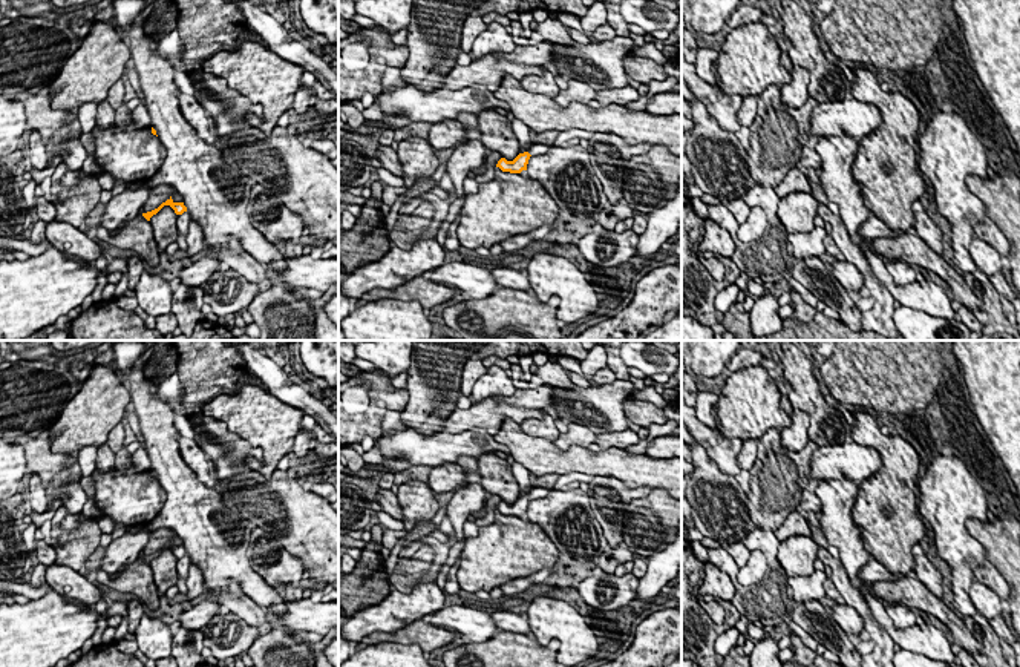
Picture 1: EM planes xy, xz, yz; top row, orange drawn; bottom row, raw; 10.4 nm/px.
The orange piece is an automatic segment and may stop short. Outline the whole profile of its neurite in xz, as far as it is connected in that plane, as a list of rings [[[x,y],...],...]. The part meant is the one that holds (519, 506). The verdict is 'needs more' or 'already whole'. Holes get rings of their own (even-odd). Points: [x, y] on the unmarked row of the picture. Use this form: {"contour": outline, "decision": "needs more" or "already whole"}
{"contour": [[[571,472],[565,475],[559,475],[557,481],[553,488],[533,488],[527,495],[519,497],[513,504],[507,504],[505,501],[501,501],[496,508],[502,515],[510,517],[521,517],[522,514],[527,514],[528,503],[536,498],[544,498],[548,495],[551,489],[556,491],[565,491],[568,483],[579,481],[579,483],[590,483],[591,475],[580,474],[580,472]]], "decision": "needs more"}

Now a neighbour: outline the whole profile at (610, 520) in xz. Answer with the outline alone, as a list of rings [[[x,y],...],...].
[[[593,475],[588,483],[588,495],[596,520],[611,549],[623,543],[622,518],[626,506],[636,498],[645,498],[651,488],[628,488],[614,477]]]

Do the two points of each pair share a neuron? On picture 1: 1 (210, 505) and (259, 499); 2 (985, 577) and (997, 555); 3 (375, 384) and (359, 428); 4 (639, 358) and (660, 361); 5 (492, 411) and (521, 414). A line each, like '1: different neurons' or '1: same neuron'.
1: different neurons
2: different neurons
3: same neuron
4: same neuron
5: same neuron

